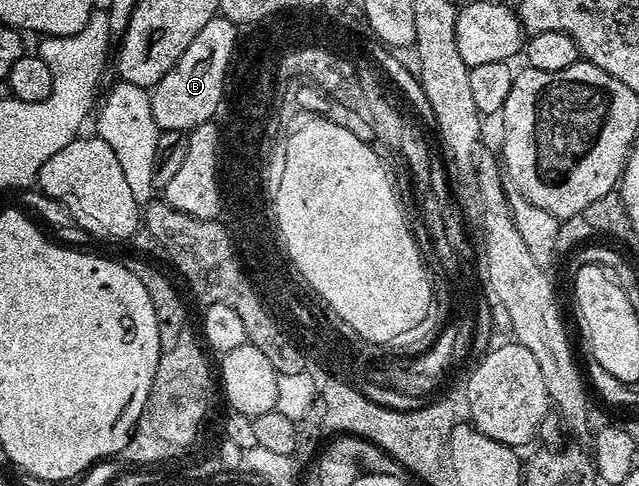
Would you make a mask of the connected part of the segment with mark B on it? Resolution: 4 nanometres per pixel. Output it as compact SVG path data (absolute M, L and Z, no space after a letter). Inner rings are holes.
M213 17L202 25L202 33L190 41L186 53L151 88L154 121L161 131L193 131L198 125L209 122L217 114L221 102L220 78L224 74L225 59L237 50L237 24L223 17Z

